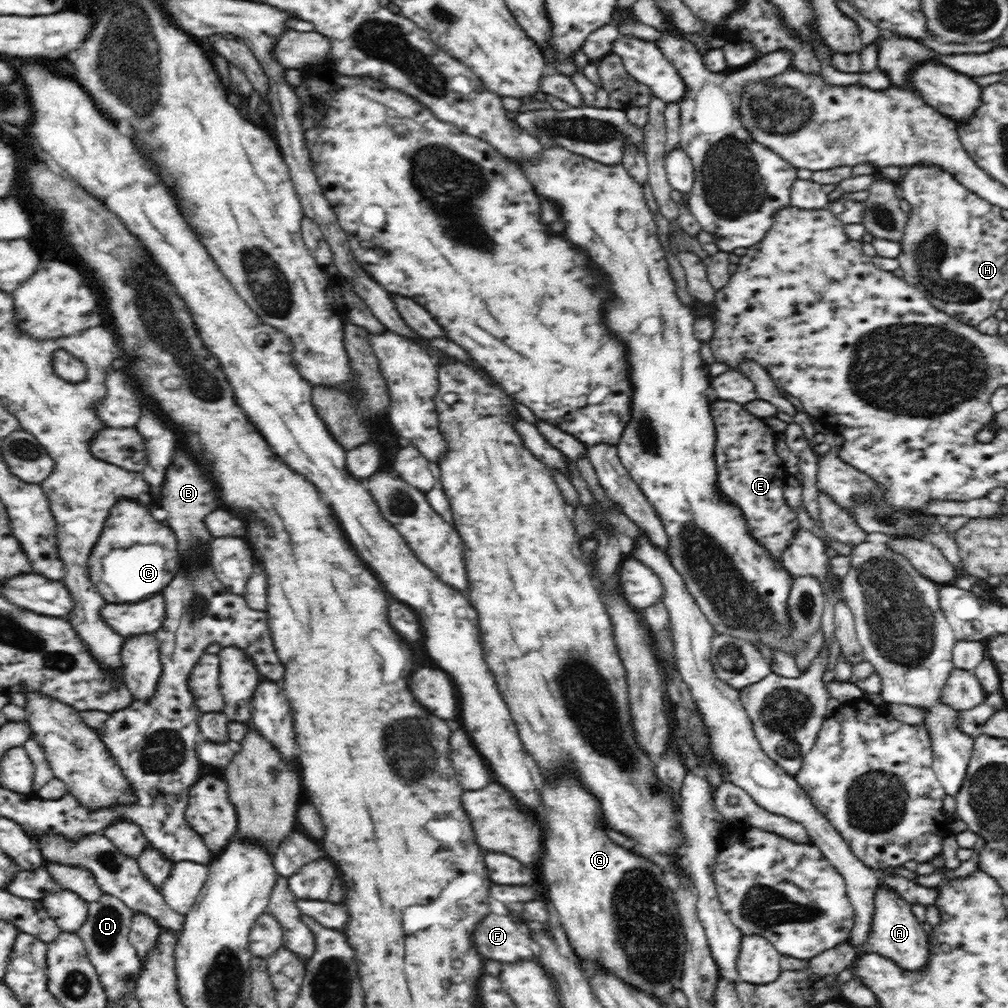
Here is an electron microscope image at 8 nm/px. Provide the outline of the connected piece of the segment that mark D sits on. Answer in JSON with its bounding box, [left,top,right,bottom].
[77,892,141,1003]

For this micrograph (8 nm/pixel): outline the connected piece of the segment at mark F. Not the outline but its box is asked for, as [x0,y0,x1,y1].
[474,914,537,962]

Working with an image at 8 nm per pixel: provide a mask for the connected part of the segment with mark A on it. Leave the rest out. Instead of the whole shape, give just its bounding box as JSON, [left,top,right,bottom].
[856,883,930,970]

